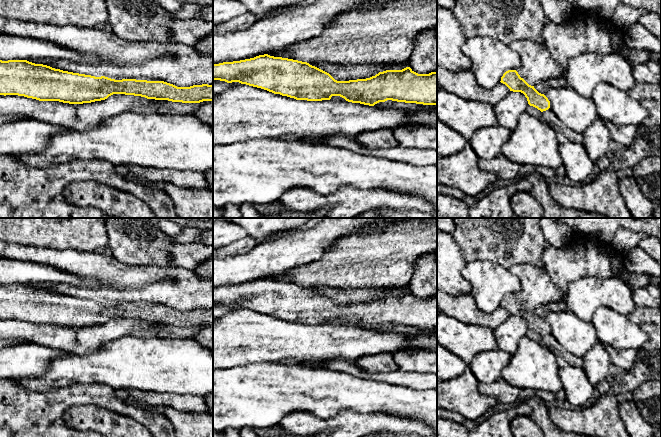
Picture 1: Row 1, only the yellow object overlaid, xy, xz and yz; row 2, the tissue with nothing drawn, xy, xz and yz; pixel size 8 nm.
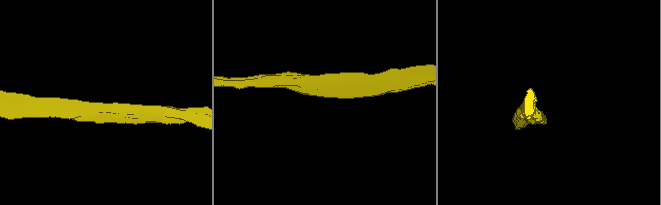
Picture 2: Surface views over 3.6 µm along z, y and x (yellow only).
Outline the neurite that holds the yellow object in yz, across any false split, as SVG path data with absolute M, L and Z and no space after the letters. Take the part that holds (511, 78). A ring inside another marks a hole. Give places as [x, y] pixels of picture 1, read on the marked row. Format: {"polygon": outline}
{"polygon": "M516 70L506 71L501 77L500 82L505 84L510 91L523 93L527 98L528 104L541 112L550 108L550 101L548 98L521 78Z"}

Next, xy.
{"polygon": "M0 60L0 95L83 104L105 100L113 94L200 103L213 101L213 85L177 87L164 81L115 80L63 71L27 60Z"}

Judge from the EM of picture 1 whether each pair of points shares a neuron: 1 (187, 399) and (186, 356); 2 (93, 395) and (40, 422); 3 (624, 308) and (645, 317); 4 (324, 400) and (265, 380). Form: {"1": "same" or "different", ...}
{"1": "different", "2": "same", "3": "different", "4": "same"}

